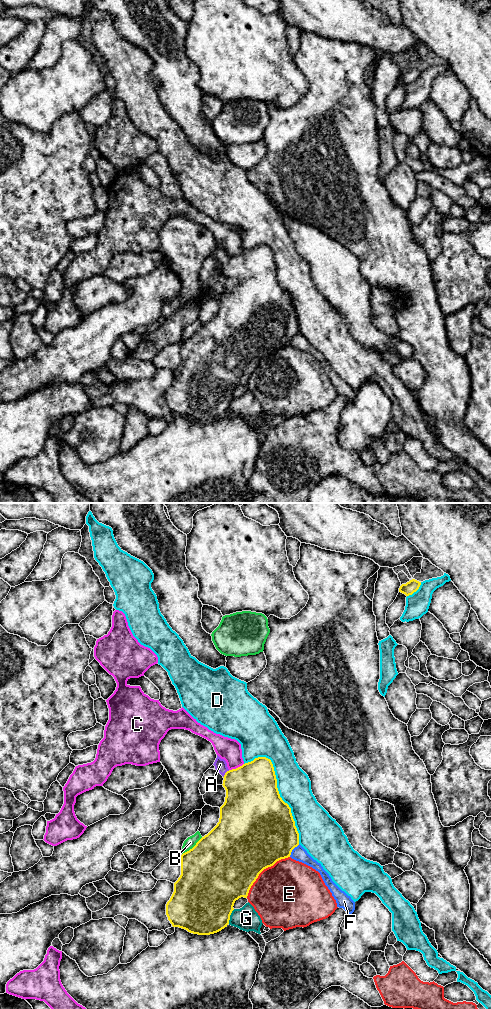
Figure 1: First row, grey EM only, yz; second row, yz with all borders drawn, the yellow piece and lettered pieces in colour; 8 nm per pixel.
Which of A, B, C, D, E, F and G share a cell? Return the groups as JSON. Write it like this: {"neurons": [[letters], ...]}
{"neurons": [["A"], ["B"], ["C"], ["D"], ["E"], ["F"], ["G"]]}

